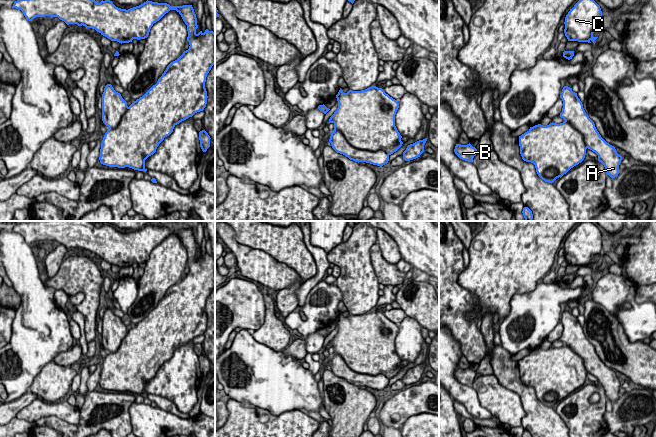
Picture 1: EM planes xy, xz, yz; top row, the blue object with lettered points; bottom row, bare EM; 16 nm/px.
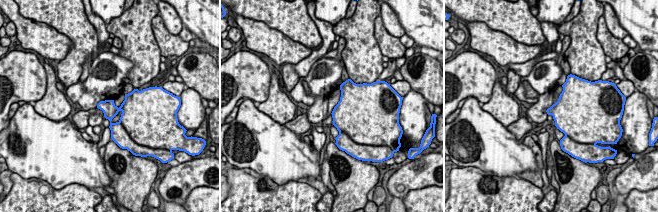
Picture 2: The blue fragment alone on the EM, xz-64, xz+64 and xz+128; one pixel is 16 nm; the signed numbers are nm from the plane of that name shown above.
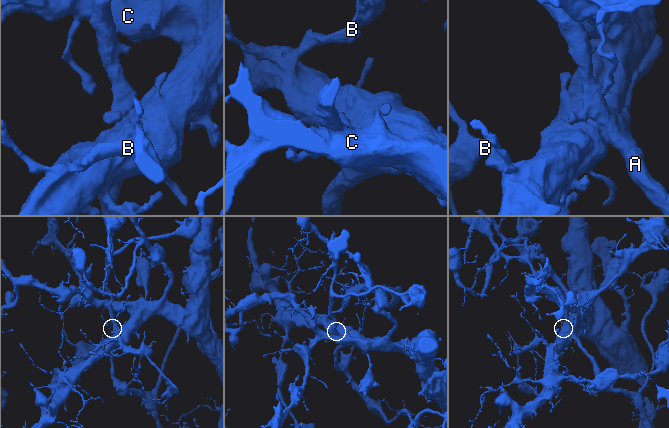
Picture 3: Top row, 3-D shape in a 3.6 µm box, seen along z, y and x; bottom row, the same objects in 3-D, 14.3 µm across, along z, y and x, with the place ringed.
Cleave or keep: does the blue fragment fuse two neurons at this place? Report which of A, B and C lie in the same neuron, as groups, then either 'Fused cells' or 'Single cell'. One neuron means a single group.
Groups: A B C. Single cell

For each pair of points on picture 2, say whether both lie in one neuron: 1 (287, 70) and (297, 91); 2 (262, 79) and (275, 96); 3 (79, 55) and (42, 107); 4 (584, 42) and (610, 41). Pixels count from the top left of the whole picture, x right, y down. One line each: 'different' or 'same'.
1: different
2: different
3: different
4: different

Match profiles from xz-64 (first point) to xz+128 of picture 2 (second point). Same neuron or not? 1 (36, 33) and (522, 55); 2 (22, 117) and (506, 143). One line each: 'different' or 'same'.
1: same
2: same

